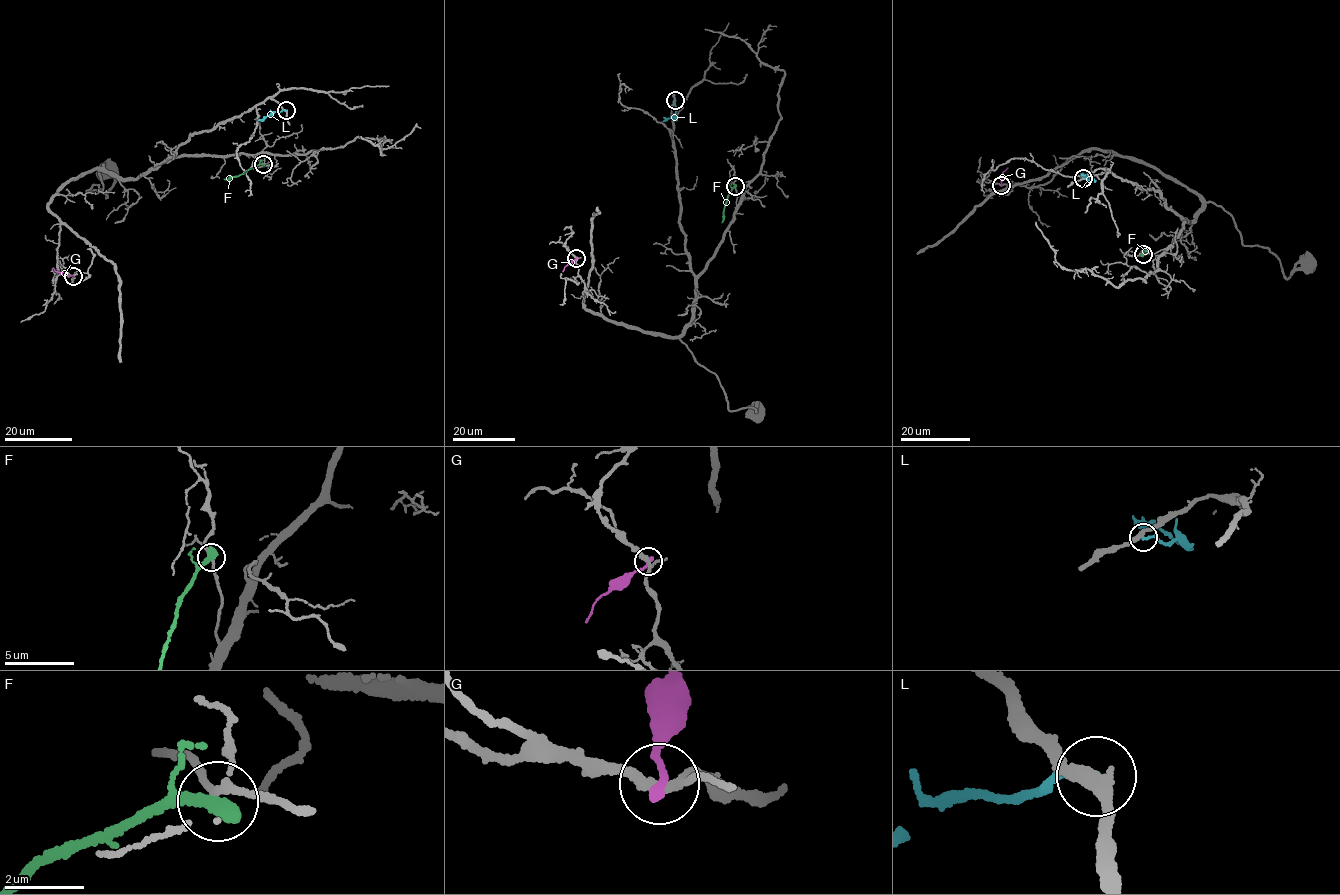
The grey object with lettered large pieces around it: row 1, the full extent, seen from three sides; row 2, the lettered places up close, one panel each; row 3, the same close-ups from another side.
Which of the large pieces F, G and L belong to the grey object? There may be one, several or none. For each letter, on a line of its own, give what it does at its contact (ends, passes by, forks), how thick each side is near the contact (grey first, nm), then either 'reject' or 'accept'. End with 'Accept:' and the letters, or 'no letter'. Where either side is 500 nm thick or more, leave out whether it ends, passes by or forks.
F: 140/550 nm | reject
G: it ends | 240/240 nm | reject
L: it ends | 340/170 nm | reject
Accept: no letter

